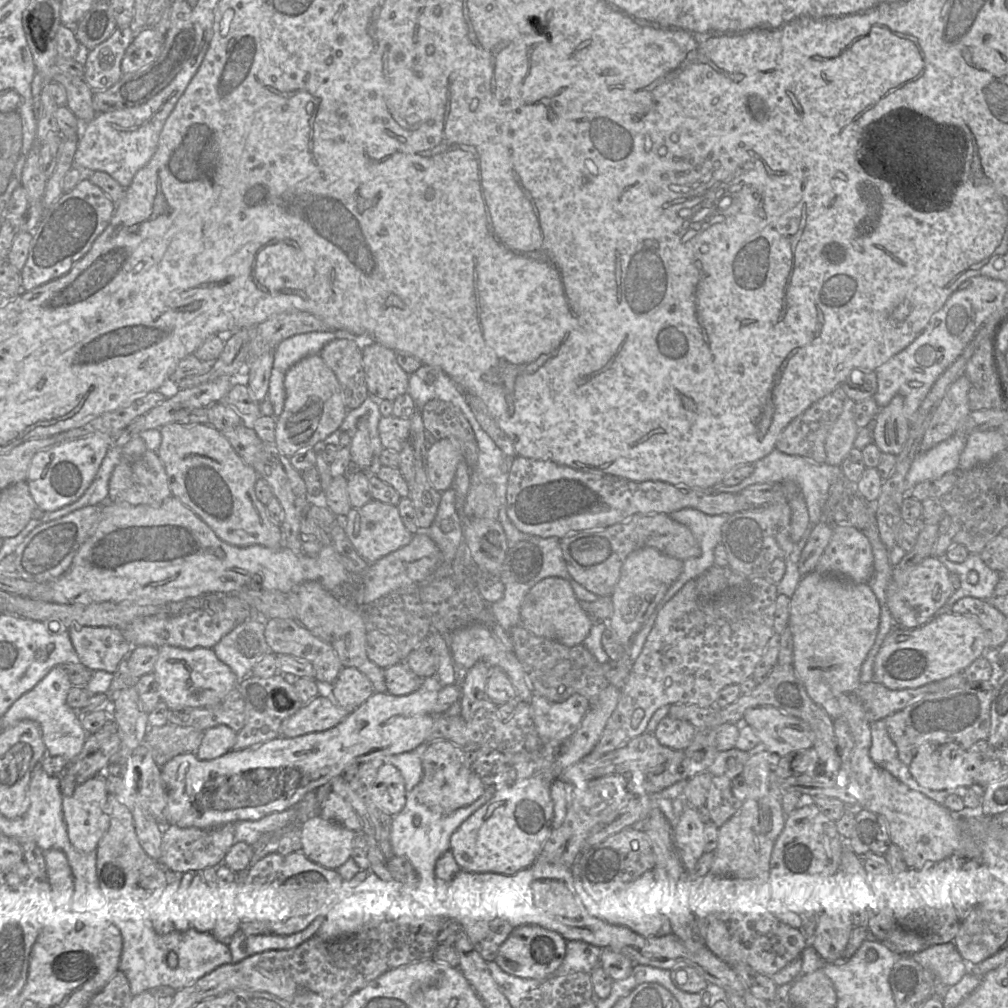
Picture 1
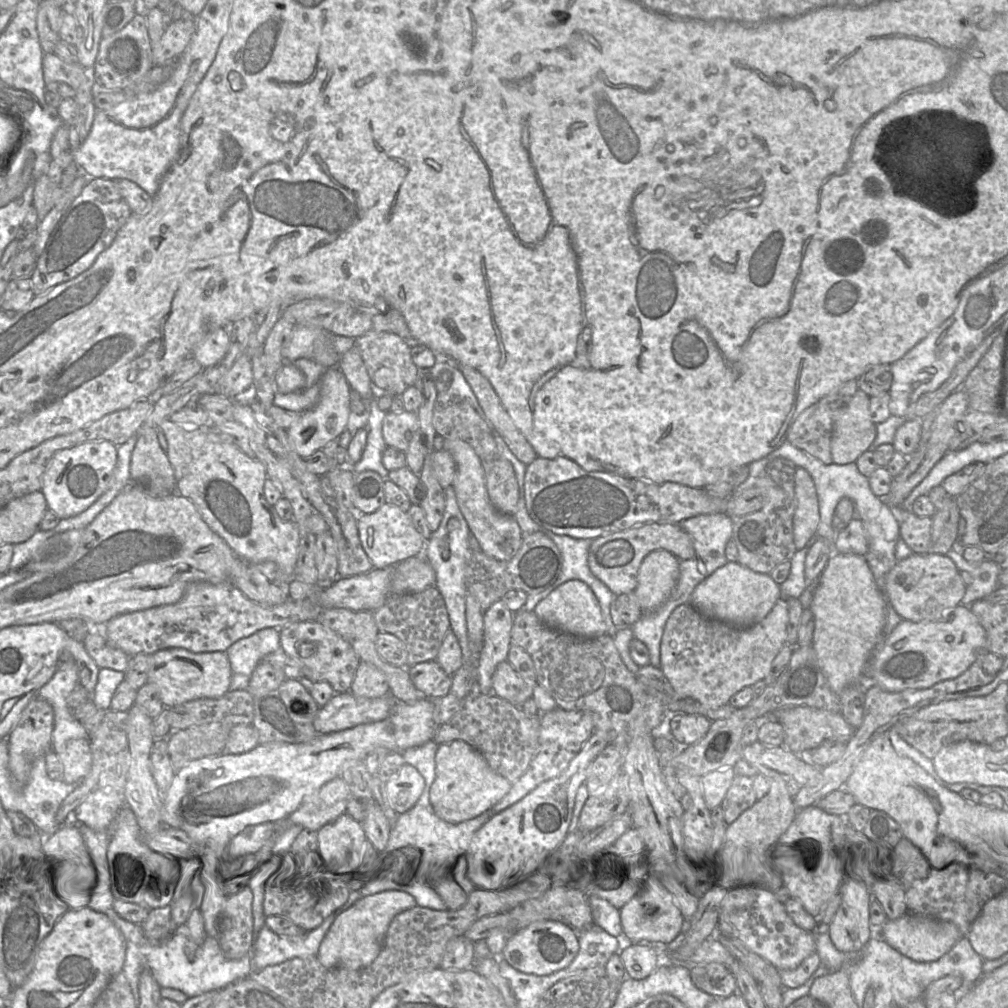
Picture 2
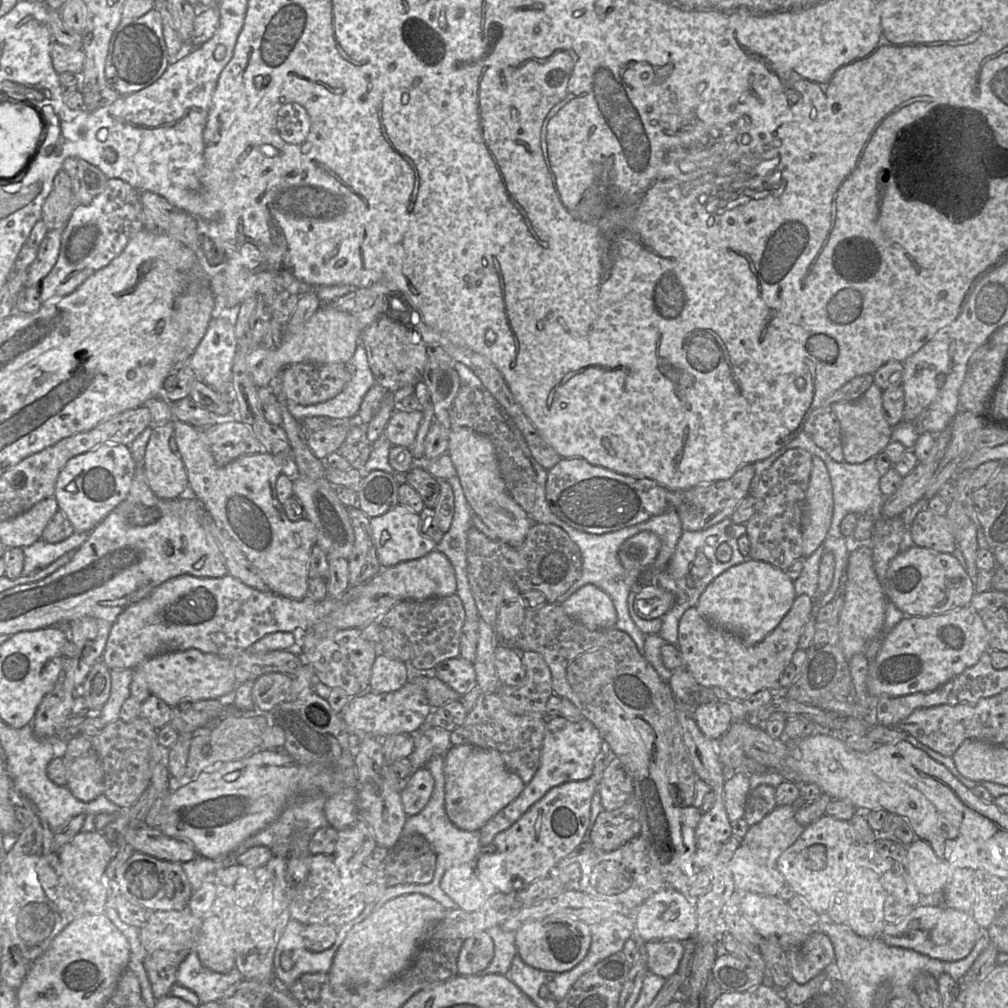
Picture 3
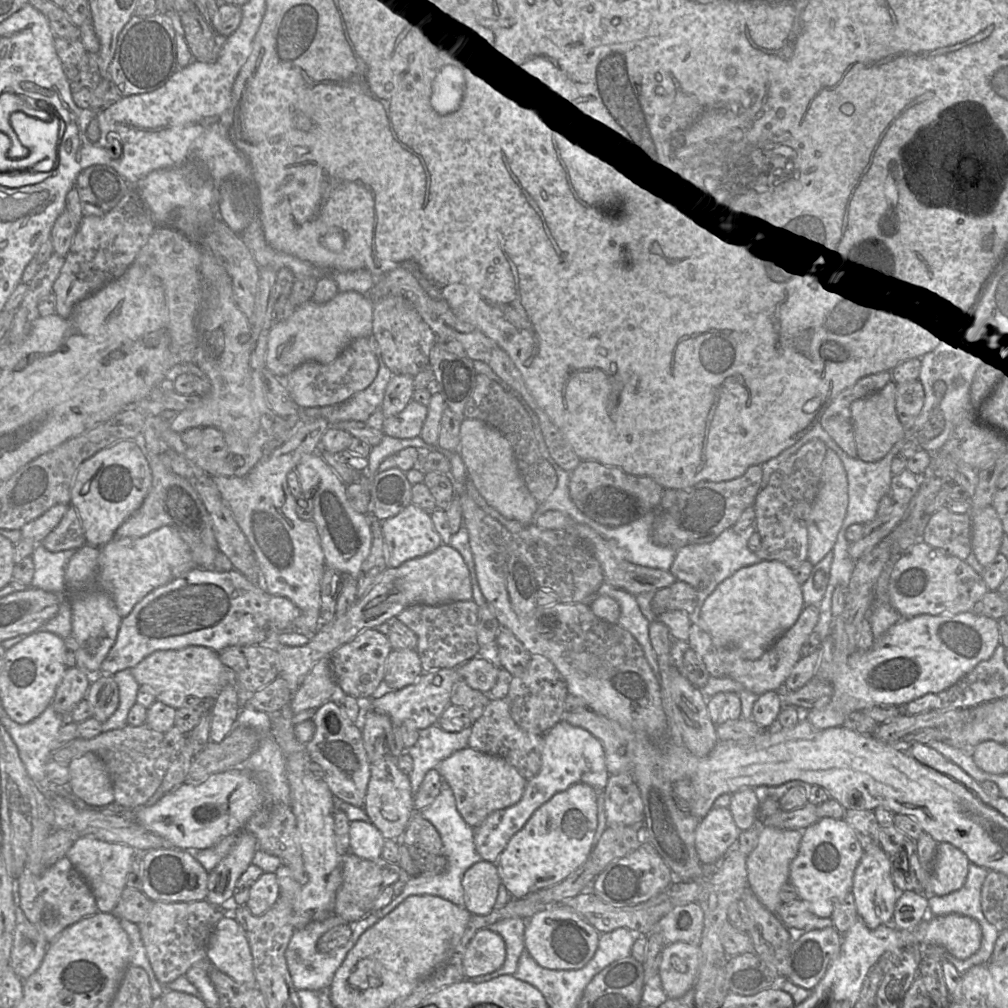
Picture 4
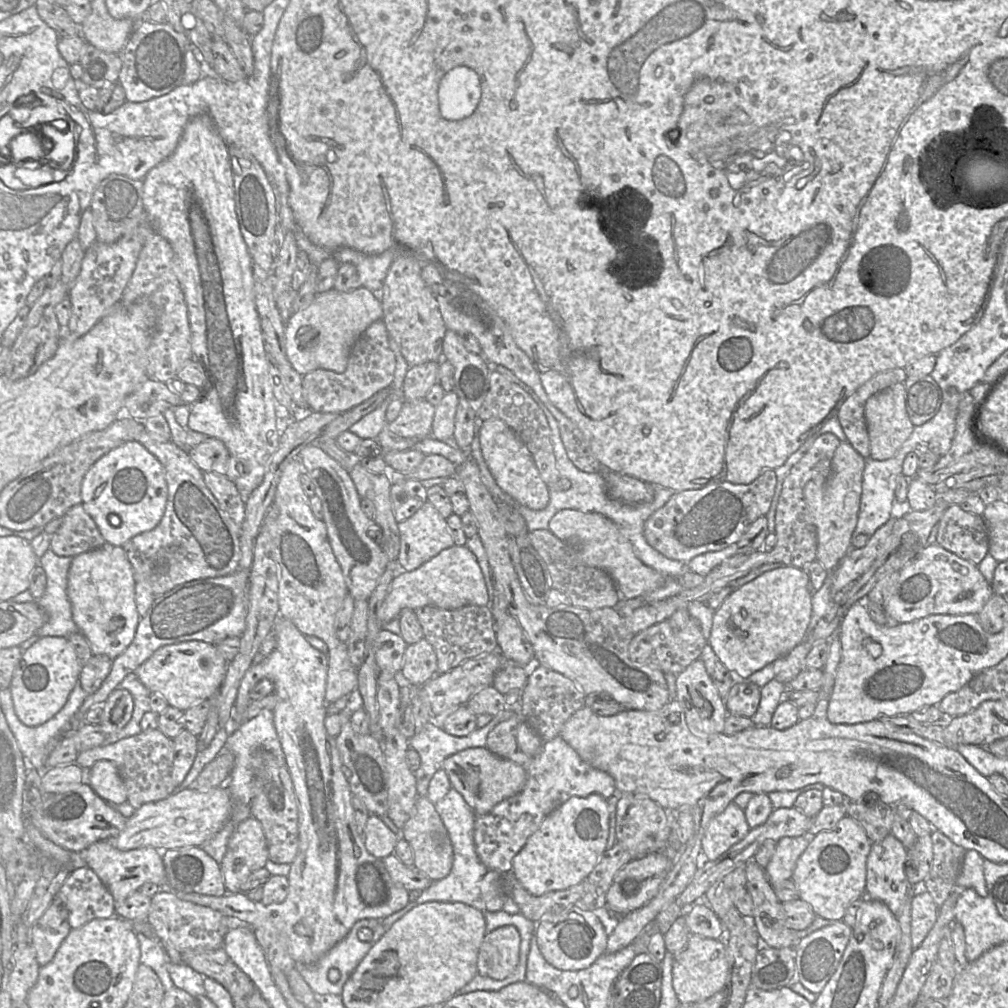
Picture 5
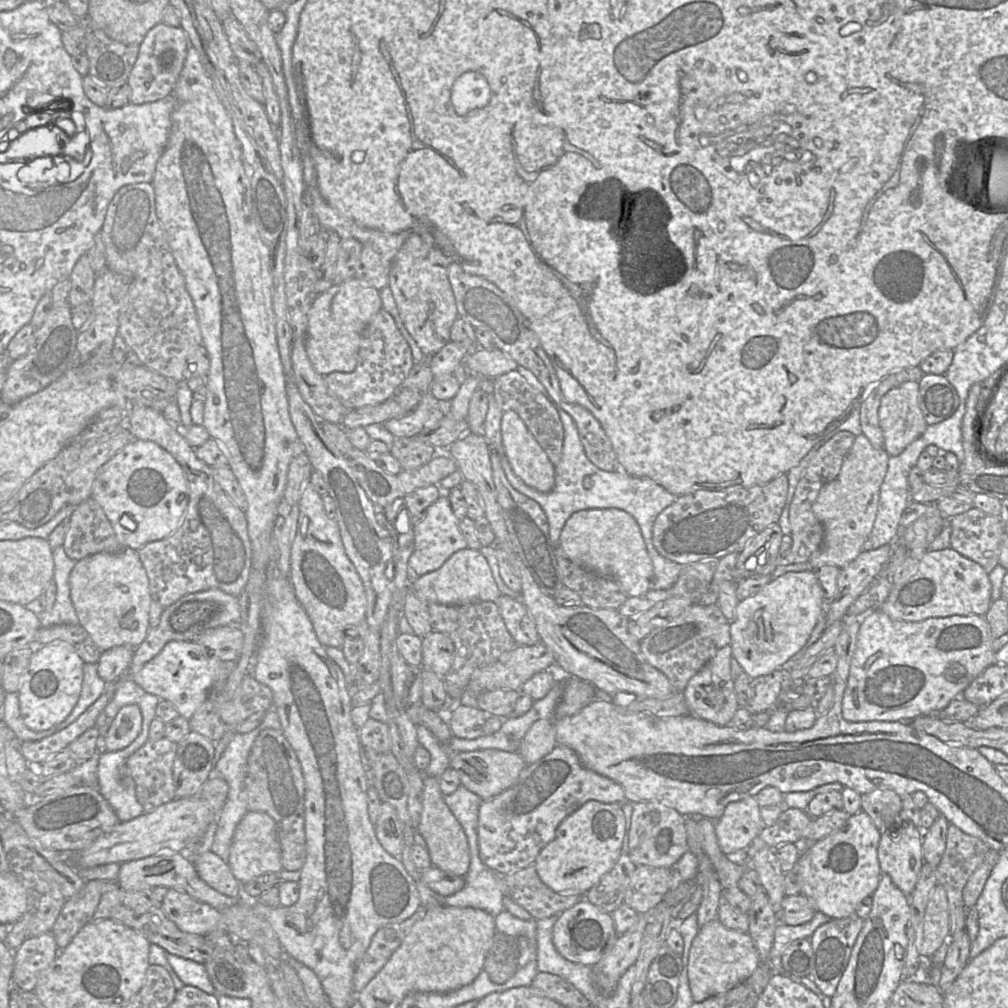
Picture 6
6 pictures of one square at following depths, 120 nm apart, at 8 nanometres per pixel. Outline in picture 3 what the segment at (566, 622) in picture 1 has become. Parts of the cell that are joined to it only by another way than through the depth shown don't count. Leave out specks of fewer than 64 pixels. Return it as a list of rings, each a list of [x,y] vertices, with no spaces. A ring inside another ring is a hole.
[[[586,584],[561,602],[564,611],[592,630],[614,627],[617,612],[611,598],[593,584]]]

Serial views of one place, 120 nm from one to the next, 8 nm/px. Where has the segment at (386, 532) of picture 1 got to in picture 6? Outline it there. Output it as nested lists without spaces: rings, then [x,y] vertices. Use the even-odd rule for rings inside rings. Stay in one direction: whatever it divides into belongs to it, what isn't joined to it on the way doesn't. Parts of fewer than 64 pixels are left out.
[[[447,492],[429,506],[422,519],[414,524],[414,550],[408,565],[419,576],[439,569],[452,554],[468,548],[459,528],[460,519],[452,511]]]

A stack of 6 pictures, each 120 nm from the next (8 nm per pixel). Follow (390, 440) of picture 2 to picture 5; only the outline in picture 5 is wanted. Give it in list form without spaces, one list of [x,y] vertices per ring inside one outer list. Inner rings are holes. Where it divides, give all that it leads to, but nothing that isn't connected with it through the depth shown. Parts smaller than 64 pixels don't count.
[[[426,399],[405,402],[398,417],[387,425],[390,432],[404,437],[422,439],[429,437],[435,406]]]

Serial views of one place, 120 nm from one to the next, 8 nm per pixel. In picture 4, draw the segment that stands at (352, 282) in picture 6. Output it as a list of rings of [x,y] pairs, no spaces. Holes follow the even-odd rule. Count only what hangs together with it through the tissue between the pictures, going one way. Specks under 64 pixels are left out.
[[[338,292],[324,303],[303,303],[285,320],[268,331],[266,367],[282,379],[307,361],[333,362],[354,340],[371,334],[374,303],[366,294]]]

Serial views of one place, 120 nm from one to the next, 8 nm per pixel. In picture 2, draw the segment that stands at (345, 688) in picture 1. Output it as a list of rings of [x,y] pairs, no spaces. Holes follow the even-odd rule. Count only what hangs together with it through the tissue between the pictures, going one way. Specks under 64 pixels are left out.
[[[360,662],[349,692],[362,698],[379,698],[389,694],[385,674],[372,664]]]

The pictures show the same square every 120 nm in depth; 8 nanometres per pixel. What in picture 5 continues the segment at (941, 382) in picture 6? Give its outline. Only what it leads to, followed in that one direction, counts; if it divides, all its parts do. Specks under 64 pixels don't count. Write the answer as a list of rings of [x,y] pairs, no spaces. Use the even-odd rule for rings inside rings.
[[[930,375],[907,378],[904,386],[906,410],[915,427],[929,421],[938,413],[942,405],[943,393]]]

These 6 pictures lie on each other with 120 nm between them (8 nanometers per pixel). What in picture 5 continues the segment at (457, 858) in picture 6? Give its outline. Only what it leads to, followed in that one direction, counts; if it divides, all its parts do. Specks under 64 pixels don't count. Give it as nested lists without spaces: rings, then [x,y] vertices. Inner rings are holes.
[[[426,796],[417,797],[411,815],[401,829],[400,838],[406,840],[413,850],[413,866],[427,874],[430,879],[440,880],[450,873],[453,865],[451,840],[435,804]]]

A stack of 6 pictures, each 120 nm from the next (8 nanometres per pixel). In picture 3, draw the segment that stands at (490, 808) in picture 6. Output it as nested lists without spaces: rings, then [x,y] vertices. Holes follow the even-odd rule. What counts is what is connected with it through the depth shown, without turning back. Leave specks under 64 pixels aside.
[[[560,715],[548,716],[546,719],[545,733],[541,747],[540,763],[536,773],[531,781],[525,784],[522,792],[514,801],[500,810],[480,828],[478,831],[480,834],[480,847],[482,848],[488,846],[498,833],[511,827],[524,813],[529,810],[532,805],[539,801],[552,788],[567,782],[581,781],[590,778],[593,774],[595,760],[603,749],[604,740],[602,739],[598,729],[596,729],[585,717],[579,722],[572,722]]]

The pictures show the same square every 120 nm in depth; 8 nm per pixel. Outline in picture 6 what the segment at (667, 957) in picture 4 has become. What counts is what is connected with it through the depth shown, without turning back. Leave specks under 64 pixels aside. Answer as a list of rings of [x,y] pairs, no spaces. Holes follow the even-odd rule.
[[[712,919],[700,929],[689,949],[686,972],[694,1002],[727,993],[751,977],[758,966],[758,952],[748,932],[728,929]]]

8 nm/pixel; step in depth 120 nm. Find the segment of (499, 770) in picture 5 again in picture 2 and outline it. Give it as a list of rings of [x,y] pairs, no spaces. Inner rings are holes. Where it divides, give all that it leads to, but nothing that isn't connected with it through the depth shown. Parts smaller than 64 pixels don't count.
[[[454,740],[438,745],[435,754],[435,780],[430,787],[429,802],[442,820],[459,823],[472,819],[500,801],[511,783],[495,773],[480,752],[464,741]]]

